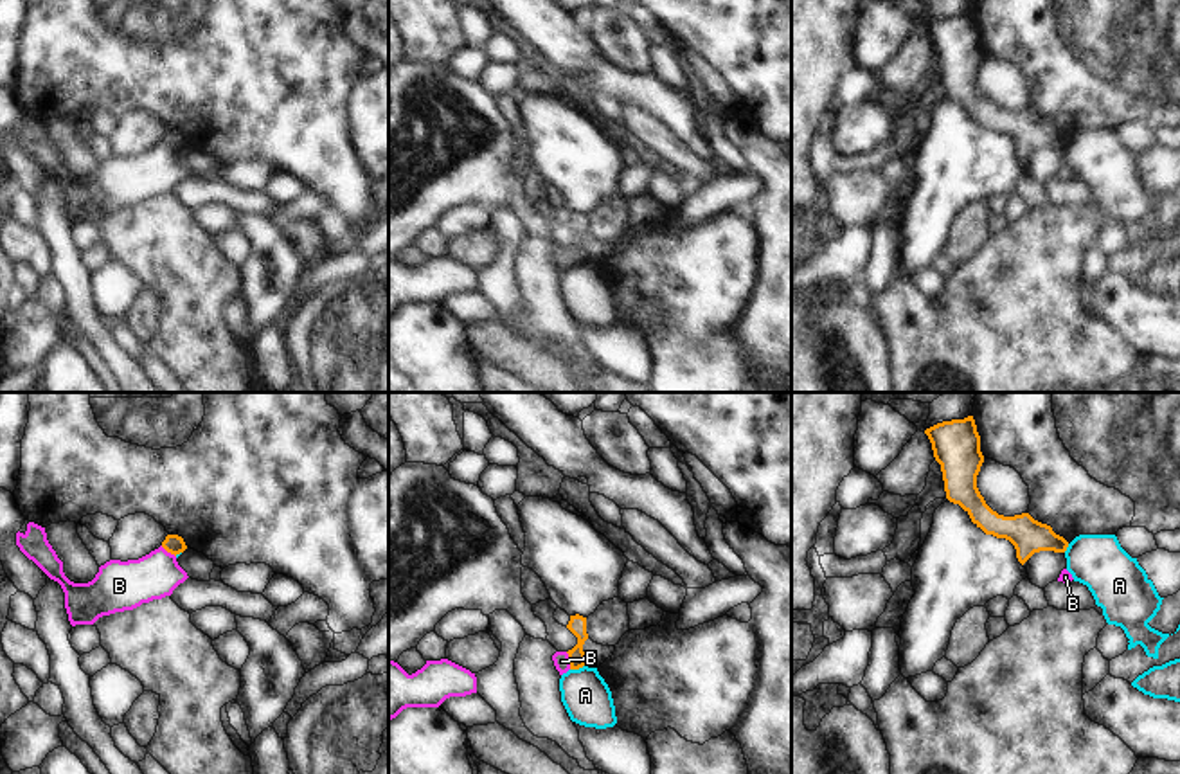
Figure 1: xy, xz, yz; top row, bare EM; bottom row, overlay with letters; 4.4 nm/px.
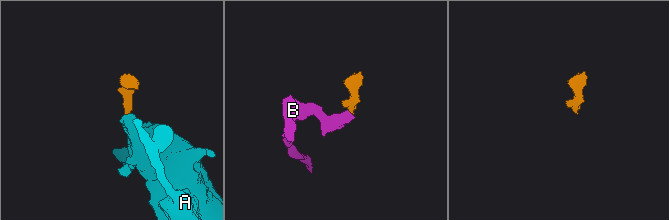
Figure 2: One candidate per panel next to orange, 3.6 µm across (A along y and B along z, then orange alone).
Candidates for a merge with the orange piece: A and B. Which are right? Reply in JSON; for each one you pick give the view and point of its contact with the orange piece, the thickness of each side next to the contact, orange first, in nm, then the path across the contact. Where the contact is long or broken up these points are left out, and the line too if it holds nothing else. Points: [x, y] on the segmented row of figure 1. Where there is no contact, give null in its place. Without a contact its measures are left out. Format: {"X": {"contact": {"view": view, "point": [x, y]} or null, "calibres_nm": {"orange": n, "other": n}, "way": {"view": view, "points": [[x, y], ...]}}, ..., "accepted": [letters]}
{"B": {"contact": {"view": "xz", "point": [571, 661]}, "calibres_nm": {"orange": 80, "other": 70}, "way": {"view": "xz", "points": [[578, 623], [580, 645], [571, 661], [562, 661]]}}, "accepted": ["B"]}

